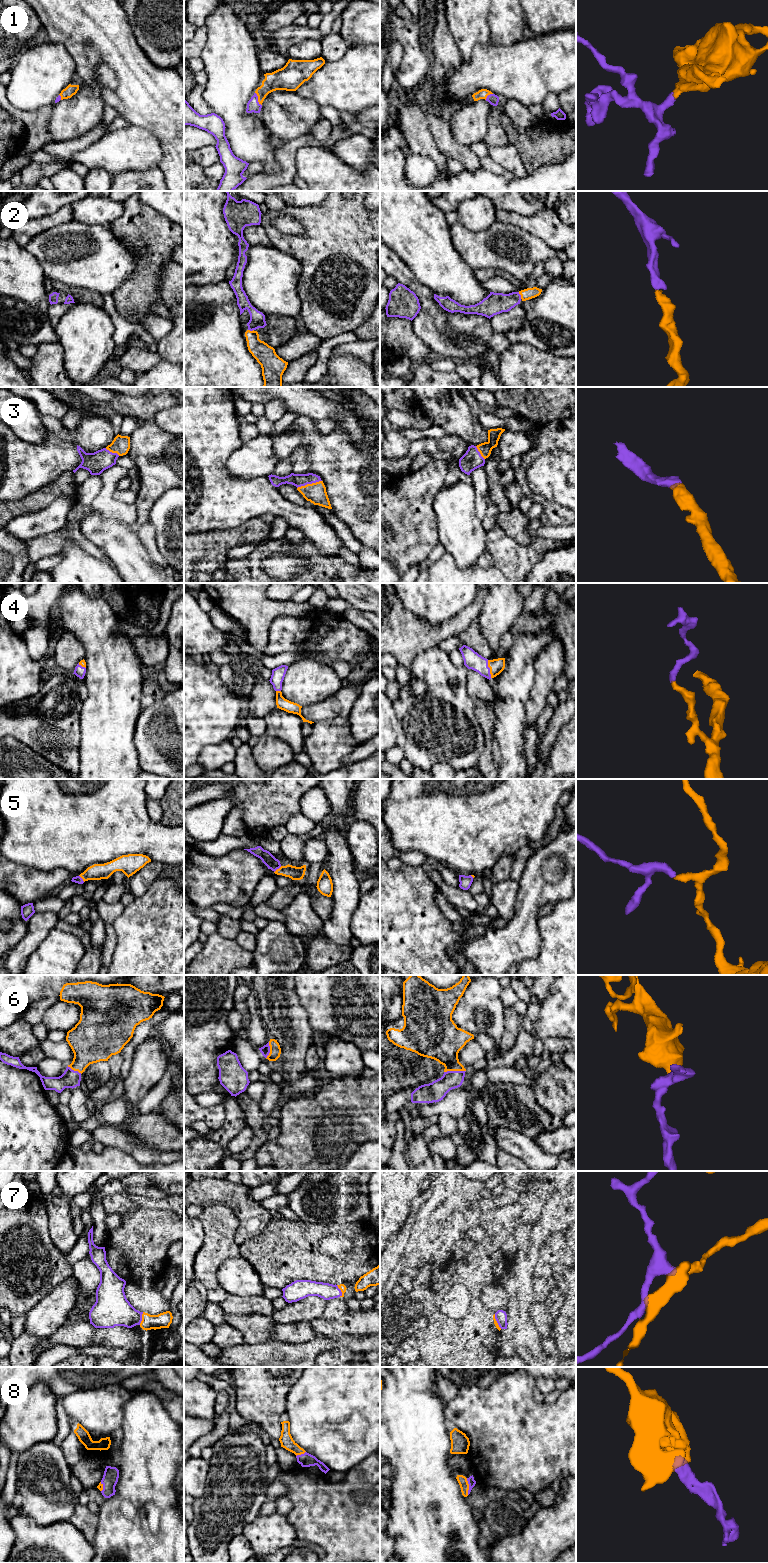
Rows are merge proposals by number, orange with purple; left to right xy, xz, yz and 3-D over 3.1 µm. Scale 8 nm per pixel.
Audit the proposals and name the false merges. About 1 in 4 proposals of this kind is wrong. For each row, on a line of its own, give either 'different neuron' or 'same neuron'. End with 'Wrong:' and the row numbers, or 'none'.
1: same neuron
2: same neuron
3: same neuron
4: same neuron
5: same neuron
6: same neuron
7: different neuron
8: same neuron
Wrong: 7

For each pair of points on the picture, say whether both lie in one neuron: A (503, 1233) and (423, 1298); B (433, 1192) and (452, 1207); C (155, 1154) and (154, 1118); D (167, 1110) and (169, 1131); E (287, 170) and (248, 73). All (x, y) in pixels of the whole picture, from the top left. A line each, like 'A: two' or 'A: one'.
A: two
B: two
C: two
D: two
E: two

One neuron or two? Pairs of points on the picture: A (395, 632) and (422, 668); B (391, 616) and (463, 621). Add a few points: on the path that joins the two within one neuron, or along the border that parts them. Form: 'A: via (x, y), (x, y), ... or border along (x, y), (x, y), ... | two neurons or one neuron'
A: border along (436, 647), (420, 652), (408, 670) | two neurons
B: via (409, 630), (445, 630) | one neuron

